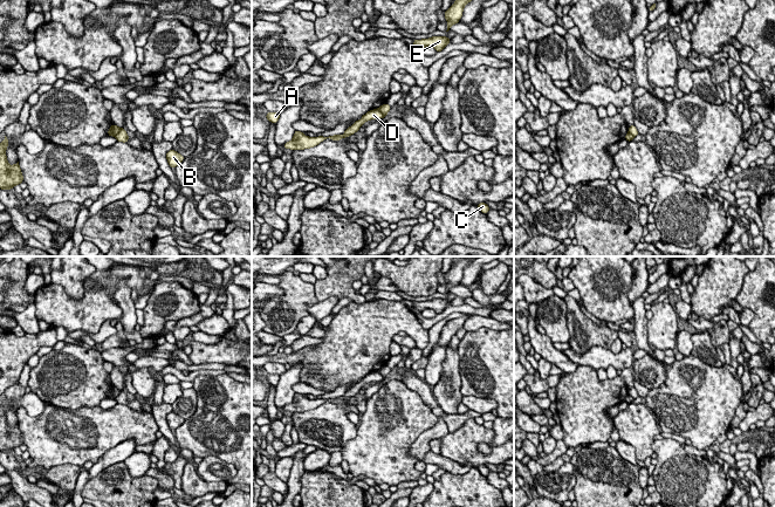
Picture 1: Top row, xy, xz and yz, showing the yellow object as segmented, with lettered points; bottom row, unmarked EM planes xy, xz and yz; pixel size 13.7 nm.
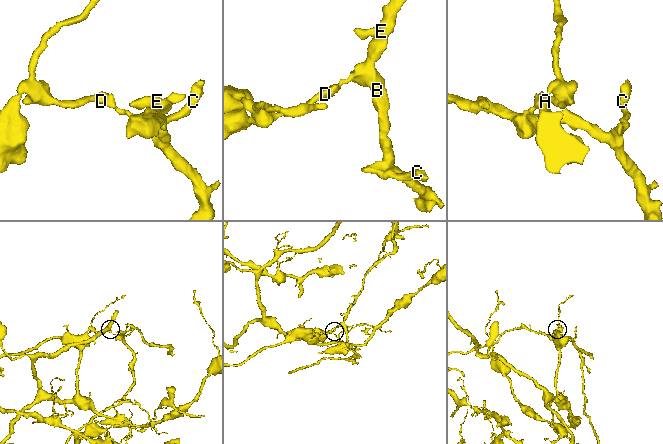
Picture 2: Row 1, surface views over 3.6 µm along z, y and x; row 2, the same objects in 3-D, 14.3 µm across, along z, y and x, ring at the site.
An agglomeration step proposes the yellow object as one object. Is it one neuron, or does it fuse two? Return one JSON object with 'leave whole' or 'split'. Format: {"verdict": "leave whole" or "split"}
{"verdict": "split"}

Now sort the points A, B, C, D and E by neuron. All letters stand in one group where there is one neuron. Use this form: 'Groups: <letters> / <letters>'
Groups: A D / B C E

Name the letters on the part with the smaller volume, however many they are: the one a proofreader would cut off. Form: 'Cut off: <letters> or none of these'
Cut off: B, C, E

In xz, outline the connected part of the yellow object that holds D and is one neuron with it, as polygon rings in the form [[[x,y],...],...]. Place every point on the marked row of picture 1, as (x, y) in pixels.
[[[378,109],[370,110],[365,115],[363,115],[359,121],[356,121],[351,126],[347,128],[347,130],[342,136],[334,135],[329,137],[323,137],[323,136],[309,137],[306,136],[302,131],[295,130],[293,139],[290,142],[284,143],[283,148],[295,151],[295,150],[304,150],[304,149],[314,148],[318,145],[321,142],[325,141],[327,138],[330,138],[331,141],[340,141],[357,132],[365,122],[371,119],[380,119],[384,117],[386,116],[382,114]]]

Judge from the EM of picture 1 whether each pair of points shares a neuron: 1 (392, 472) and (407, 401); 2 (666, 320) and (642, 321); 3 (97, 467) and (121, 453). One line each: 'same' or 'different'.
1: same
2: different
3: same

